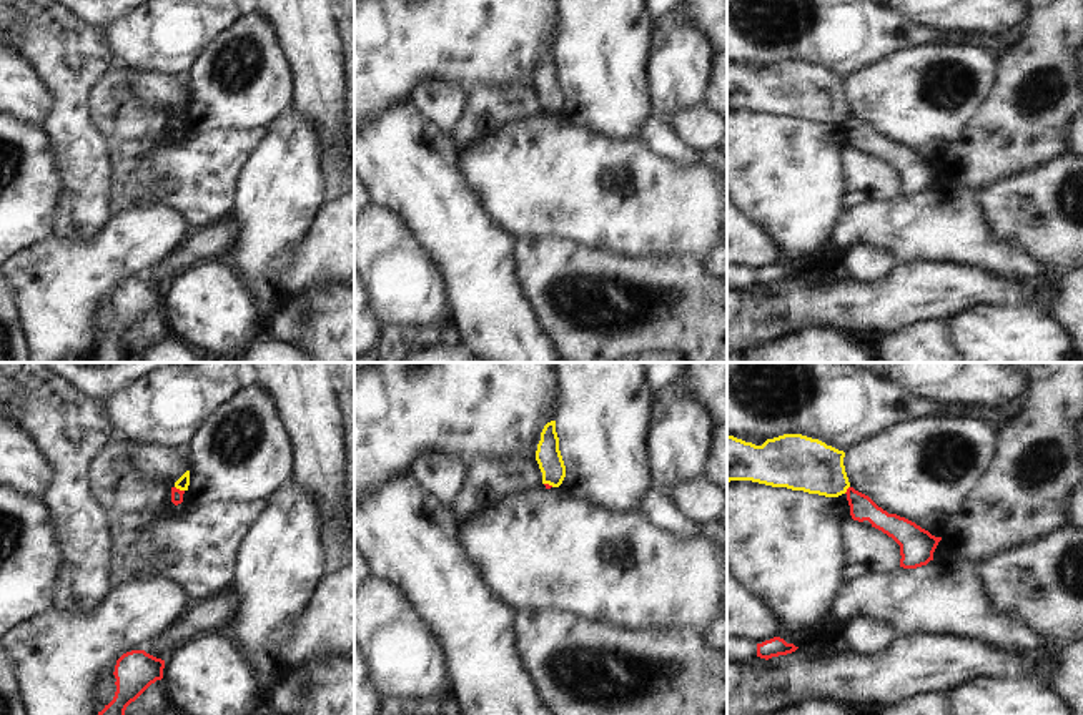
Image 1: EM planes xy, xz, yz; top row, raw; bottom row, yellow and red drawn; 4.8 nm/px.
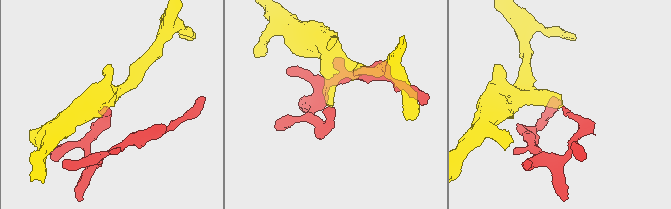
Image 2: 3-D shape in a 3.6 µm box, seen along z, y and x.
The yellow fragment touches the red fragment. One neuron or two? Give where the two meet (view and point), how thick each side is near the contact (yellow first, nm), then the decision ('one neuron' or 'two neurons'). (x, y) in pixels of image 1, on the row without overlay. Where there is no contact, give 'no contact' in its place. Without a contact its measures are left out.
xy (180, 117) | 60/60 nm | two neurons

